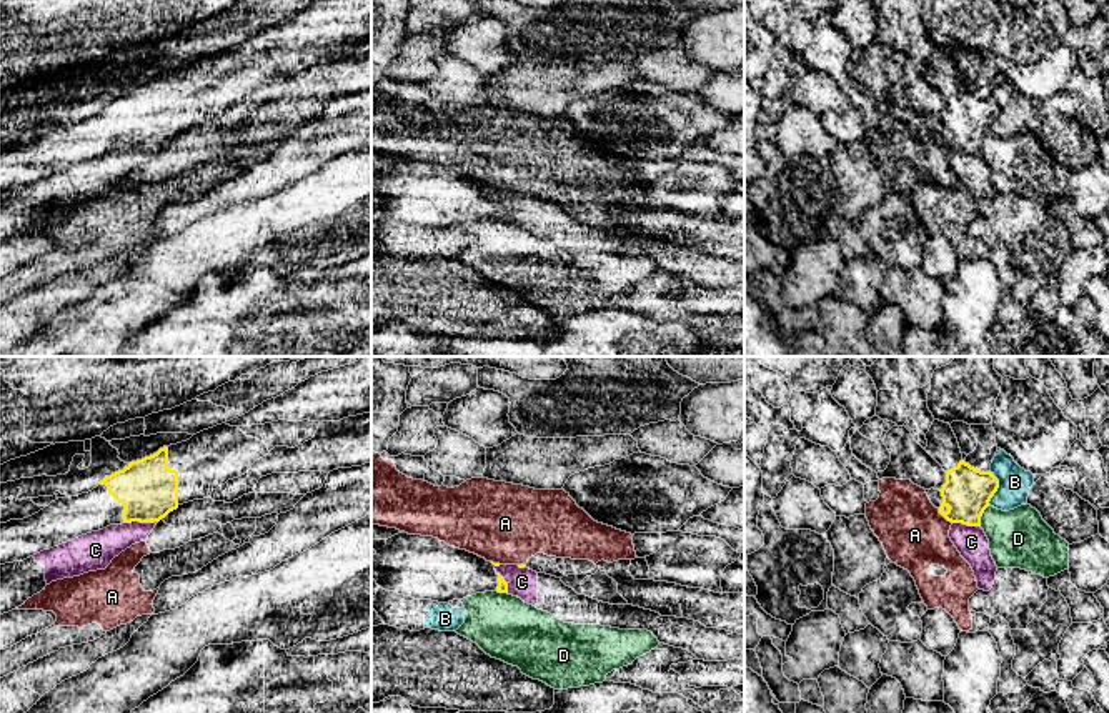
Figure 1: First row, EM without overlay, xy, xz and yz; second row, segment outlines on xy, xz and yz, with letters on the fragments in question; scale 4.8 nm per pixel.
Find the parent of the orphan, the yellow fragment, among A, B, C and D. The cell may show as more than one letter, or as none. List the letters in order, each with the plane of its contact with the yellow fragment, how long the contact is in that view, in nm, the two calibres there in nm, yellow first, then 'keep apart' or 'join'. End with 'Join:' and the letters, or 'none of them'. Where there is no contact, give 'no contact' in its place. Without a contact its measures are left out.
A: contact in yz; length 100 nm; calibres 240 and 320 nm; keep apart
B: contact in yz; length 170 nm; calibres 240 and 160 nm; keep apart
C: contact in xy; length 170 nm; calibres 280 and 170 nm; keep apart
D: contact in yz; length 120 nm; calibres 240 and 280 nm; keep apart
Join: none of them

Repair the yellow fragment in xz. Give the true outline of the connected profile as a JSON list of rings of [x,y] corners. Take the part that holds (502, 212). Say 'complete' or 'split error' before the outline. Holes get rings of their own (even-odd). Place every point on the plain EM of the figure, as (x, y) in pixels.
split error; [[[398,160],[371,167],[371,177],[376,178],[371,205],[386,218],[438,230],[485,218],[508,220],[508,210],[495,197],[500,190],[433,163]]]

